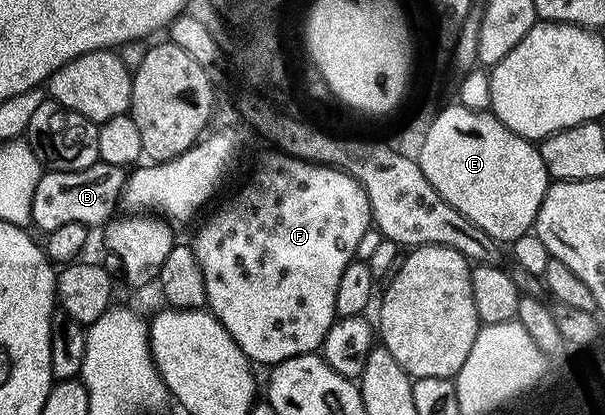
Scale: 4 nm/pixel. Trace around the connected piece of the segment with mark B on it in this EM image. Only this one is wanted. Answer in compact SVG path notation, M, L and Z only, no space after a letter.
M104 163L74 173L42 172L33 196L32 224L38 225L45 235L55 231L55 227L60 225L104 226L122 204L122 189L125 188L126 178L126 174L120 168Z

